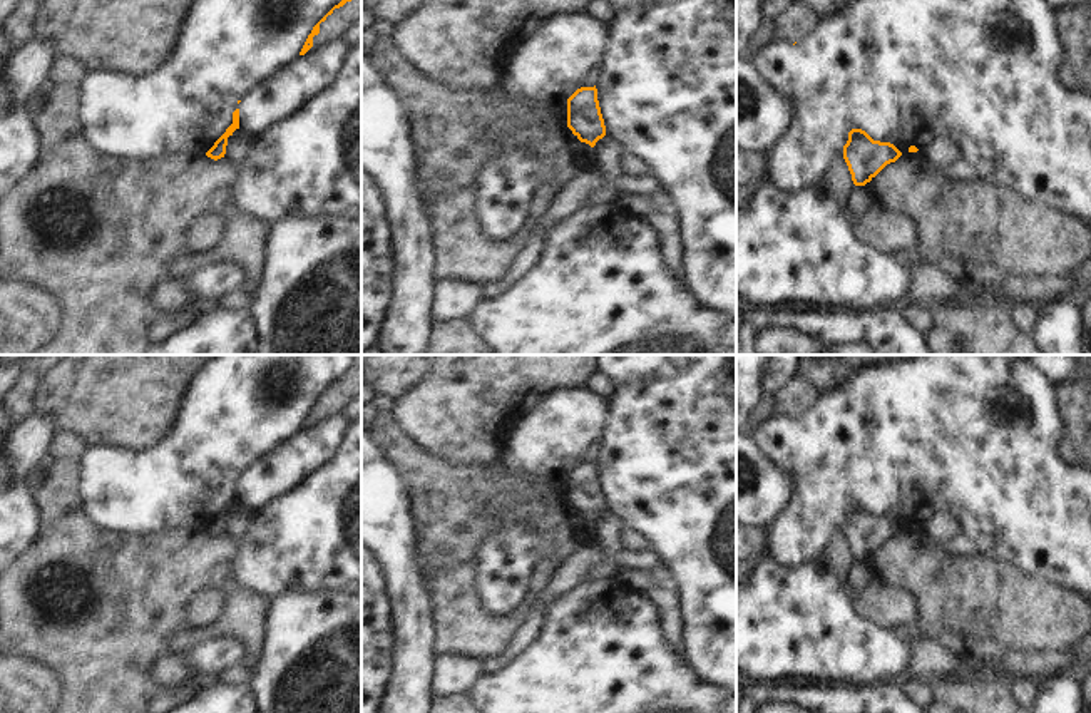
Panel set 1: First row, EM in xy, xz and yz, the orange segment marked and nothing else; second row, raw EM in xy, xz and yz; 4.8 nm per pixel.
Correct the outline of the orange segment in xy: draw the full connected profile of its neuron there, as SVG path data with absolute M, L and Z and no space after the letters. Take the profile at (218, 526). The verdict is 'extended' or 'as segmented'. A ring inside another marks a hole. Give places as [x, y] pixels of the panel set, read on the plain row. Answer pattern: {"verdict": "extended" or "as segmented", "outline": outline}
{"verdict": "as segmented", "outline": "M239 484L233 487L233 499L226 504L226 507L214 517L214 521L206 527L207 532L218 536L224 532L228 512L233 510L233 507L239 504Z"}

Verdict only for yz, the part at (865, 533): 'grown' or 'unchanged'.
unchanged

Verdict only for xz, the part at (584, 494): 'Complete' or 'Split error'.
Complete

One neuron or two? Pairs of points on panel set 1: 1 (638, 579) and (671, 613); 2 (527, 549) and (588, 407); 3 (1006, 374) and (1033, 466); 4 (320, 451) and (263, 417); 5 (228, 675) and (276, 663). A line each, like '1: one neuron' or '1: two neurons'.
1: one neuron
2: one neuron
3: one neuron
4: two neurons
5: two neurons

